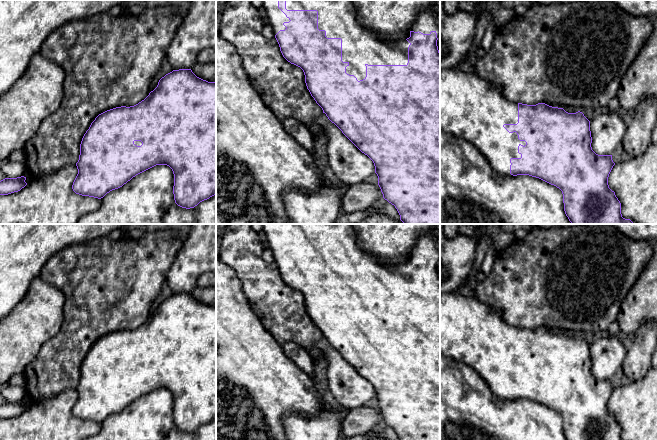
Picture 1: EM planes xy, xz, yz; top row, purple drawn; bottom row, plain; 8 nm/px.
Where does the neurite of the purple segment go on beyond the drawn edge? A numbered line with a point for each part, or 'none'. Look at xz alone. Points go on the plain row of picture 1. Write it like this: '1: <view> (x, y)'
1: xz (425, 246)
2: xz (360, 270)

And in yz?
1: yz (471, 332)

